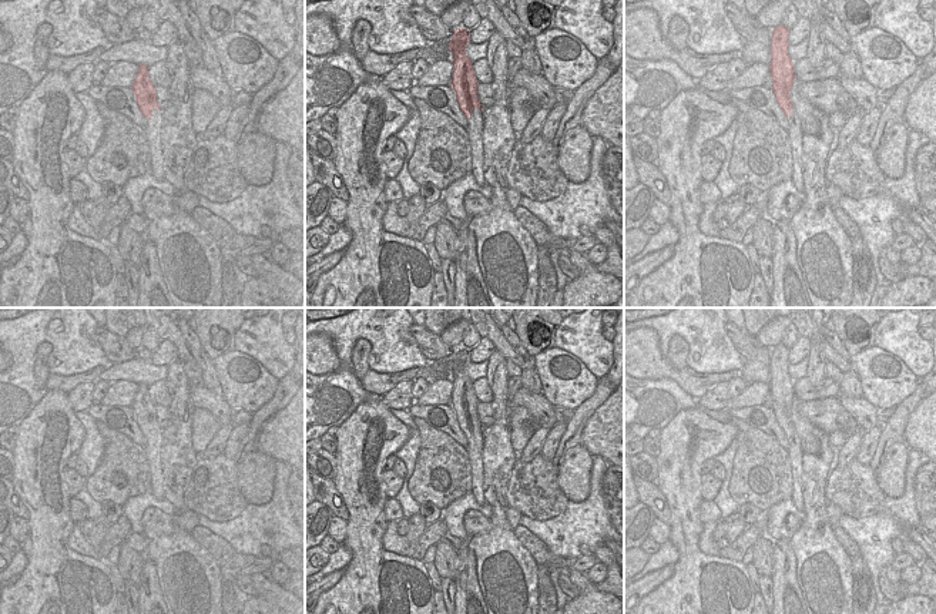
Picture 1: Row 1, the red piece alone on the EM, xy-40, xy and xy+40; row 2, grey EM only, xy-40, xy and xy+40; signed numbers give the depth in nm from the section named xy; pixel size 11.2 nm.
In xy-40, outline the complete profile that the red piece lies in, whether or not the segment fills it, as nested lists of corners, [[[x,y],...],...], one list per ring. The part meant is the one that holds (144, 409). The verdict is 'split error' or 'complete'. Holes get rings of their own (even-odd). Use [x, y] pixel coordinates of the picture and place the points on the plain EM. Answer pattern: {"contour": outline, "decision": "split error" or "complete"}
{"contour": [[[138,385],[137,395],[134,397],[134,402],[131,405],[132,412],[135,415],[135,422],[144,436],[151,439],[152,429],[162,429],[155,416],[155,405],[150,399],[148,395],[148,386],[150,385]]], "decision": "complete"}

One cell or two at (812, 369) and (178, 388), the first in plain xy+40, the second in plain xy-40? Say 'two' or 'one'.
one

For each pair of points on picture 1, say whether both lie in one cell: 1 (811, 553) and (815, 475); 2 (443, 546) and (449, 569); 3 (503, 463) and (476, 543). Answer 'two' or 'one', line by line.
1: one
2: one
3: one

